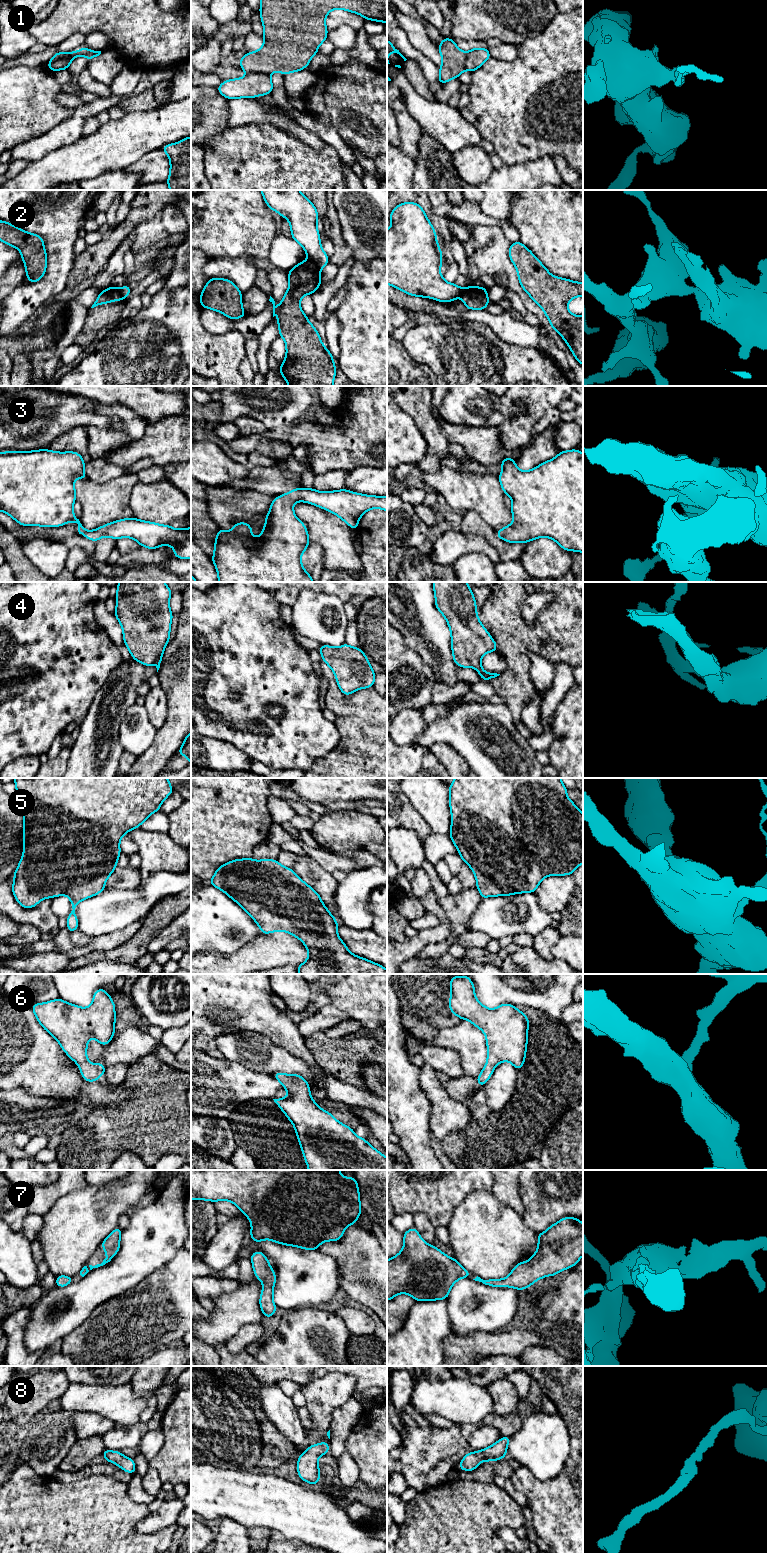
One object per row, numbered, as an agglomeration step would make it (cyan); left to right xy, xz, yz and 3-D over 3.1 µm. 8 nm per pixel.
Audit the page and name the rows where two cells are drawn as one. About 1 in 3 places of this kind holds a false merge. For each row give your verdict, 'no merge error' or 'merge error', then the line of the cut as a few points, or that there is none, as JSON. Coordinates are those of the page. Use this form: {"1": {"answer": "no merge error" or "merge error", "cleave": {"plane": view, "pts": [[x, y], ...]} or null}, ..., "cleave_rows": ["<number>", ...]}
{"1": {"answer": "merge error", "cleave": {"plane": "xz", "pts": [[247, 72], [265, 72], [268, 74]]}}, "2": {"answer": "merge error", "cleave": {"plane": "xz", "pts": [[308, 260], [312, 261], [319, 269]]}}, "3": {"answer": "no merge error", "cleave": null}, "4": {"answer": "no merge error", "cleave": null}, "5": {"answer": "no merge error", "cleave": null}, "6": {"answer": "no merge error", "cleave": null}, "7": {"answer": "no merge error", "cleave": null}, "8": {"answer": "no merge error", "cleave": null}, "cleave_rows": ["1", "2"]}

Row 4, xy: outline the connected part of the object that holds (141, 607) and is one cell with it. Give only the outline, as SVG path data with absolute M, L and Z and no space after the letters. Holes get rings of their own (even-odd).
M120 582L116 588L116 611L114 615L121 624L124 643L134 660L140 662L145 667L155 664L158 672L164 649L170 640L173 614L170 610L169 600L172 591L164 582Z

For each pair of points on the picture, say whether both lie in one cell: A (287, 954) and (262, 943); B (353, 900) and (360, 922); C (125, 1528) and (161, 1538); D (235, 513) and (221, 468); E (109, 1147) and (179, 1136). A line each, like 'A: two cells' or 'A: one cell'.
A: one cell
B: one cell
C: one cell
D: two cells
E: one cell

